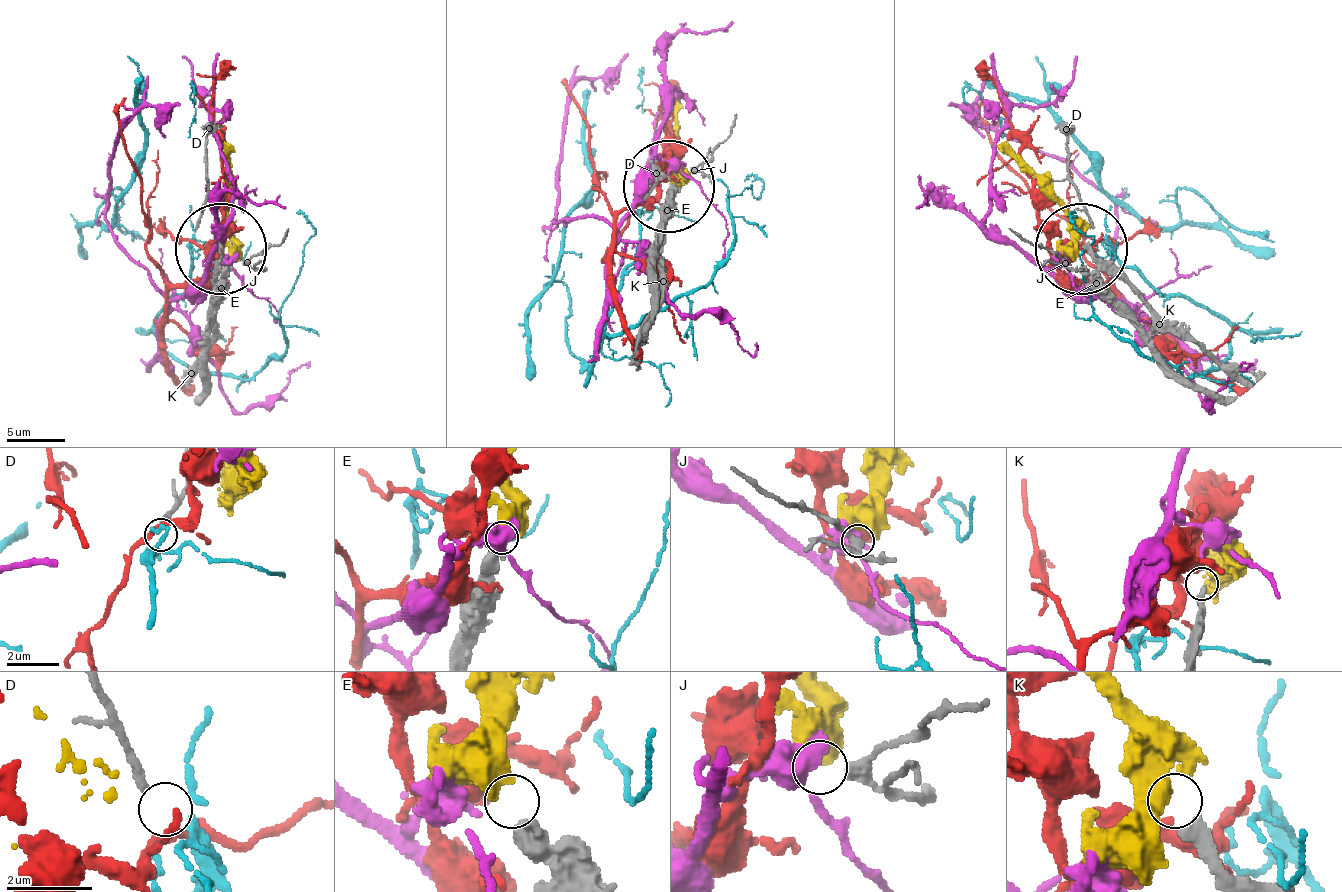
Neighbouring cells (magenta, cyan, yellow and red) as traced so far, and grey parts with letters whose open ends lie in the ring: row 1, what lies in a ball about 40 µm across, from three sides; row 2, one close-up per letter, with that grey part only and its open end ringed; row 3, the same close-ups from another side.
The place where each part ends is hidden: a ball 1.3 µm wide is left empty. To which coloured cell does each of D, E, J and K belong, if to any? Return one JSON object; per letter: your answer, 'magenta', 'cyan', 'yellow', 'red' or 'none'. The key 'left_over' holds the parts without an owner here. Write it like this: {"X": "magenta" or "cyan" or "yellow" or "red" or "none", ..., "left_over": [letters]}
{"D": "cyan", "E": "yellow", "J": "none", "K": "none", "left_over": ["J", "K"]}

